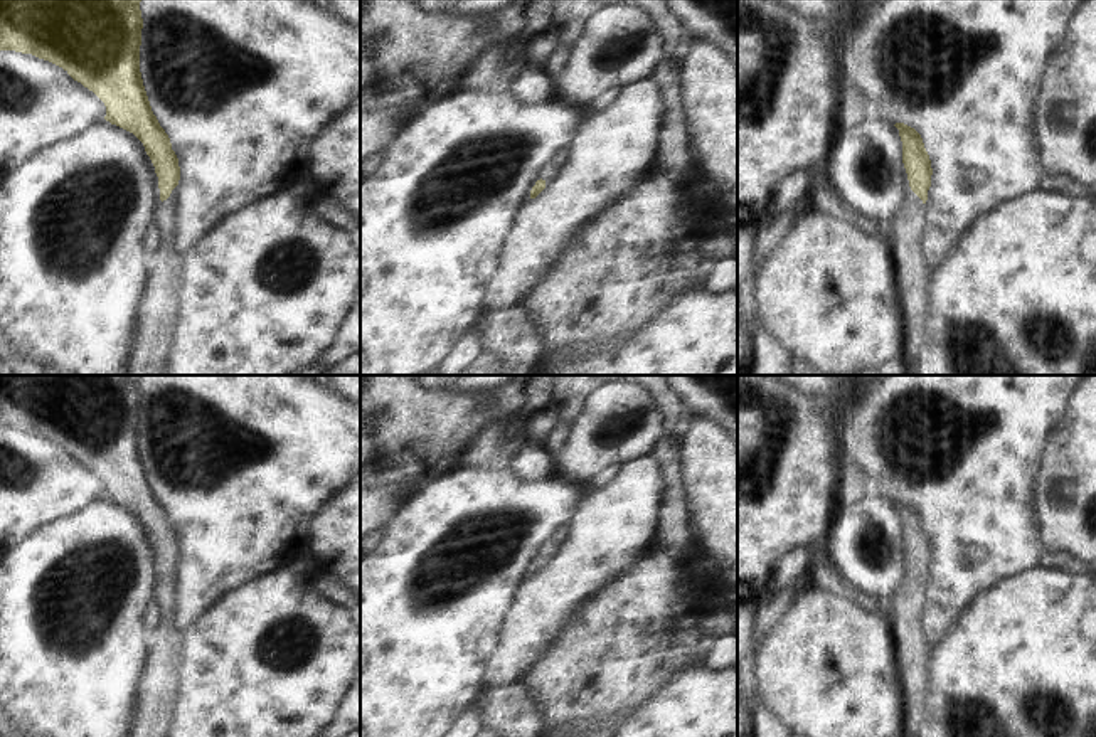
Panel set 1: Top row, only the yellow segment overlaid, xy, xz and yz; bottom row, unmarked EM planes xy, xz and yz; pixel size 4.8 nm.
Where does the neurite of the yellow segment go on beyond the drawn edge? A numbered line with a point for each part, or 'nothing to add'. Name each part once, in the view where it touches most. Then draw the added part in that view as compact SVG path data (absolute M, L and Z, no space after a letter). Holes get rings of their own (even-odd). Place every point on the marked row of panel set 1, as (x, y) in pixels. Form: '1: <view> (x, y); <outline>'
1: yz (913, 275); M916 195L901 217L887 225L891 254L896 264L899 301L906 320L906 375L918 375L926 350L926 325L929 316L929 262L923 254L924 204Z

